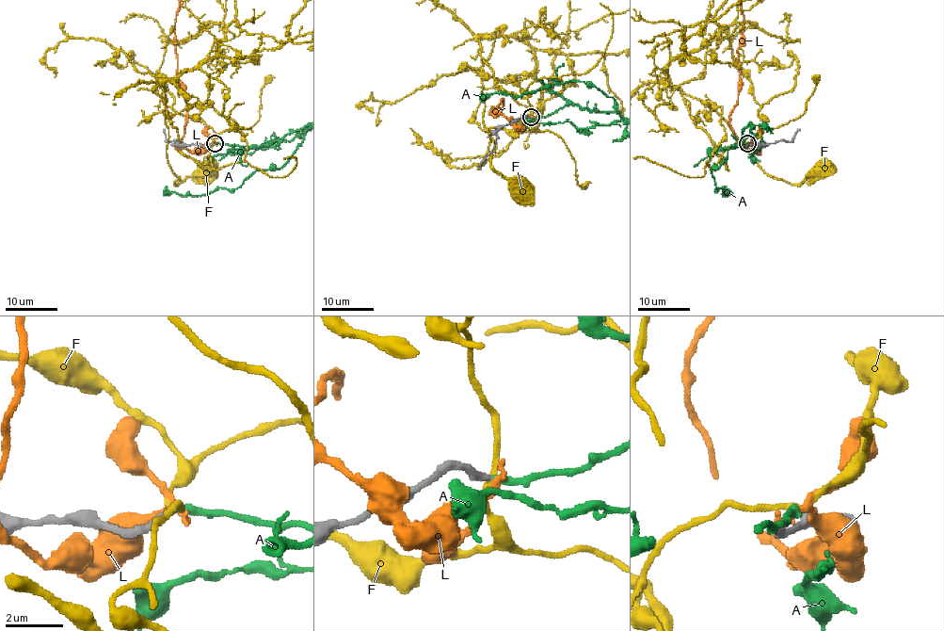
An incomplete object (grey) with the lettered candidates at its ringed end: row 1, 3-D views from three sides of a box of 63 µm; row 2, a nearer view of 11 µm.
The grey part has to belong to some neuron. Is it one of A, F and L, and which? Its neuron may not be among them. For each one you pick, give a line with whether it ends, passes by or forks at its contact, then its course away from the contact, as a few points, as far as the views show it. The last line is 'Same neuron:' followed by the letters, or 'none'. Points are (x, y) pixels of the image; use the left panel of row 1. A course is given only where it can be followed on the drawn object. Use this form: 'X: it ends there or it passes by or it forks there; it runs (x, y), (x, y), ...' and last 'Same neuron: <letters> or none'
A: it ends there
Same neuron: A

